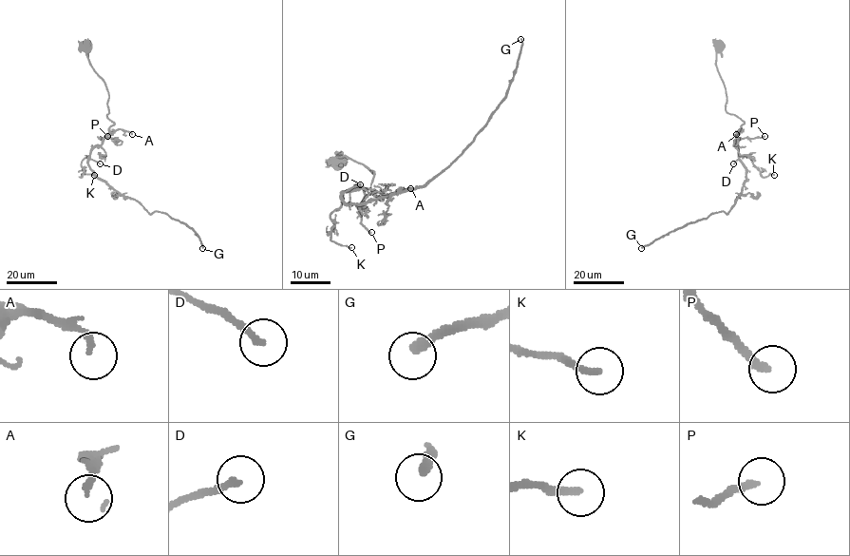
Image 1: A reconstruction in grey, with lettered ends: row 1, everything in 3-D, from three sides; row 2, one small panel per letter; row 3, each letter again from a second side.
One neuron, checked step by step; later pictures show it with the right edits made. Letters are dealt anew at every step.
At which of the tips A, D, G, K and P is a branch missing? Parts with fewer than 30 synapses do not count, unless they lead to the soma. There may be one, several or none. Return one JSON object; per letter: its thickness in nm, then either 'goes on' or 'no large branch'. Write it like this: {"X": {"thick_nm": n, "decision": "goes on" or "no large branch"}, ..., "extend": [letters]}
{"A": {"thick_nm": 200, "decision": "no large branch"}, "D": {"thick_nm": 220, "decision": "no large branch"}, "G": {"thick_nm": 280, "decision": "goes on"}, "K": {"thick_nm": 200, "decision": "no large branch"}, "P": {"thick_nm": 240, "decision": "goes on"}, "extend": ["G", "P"]}

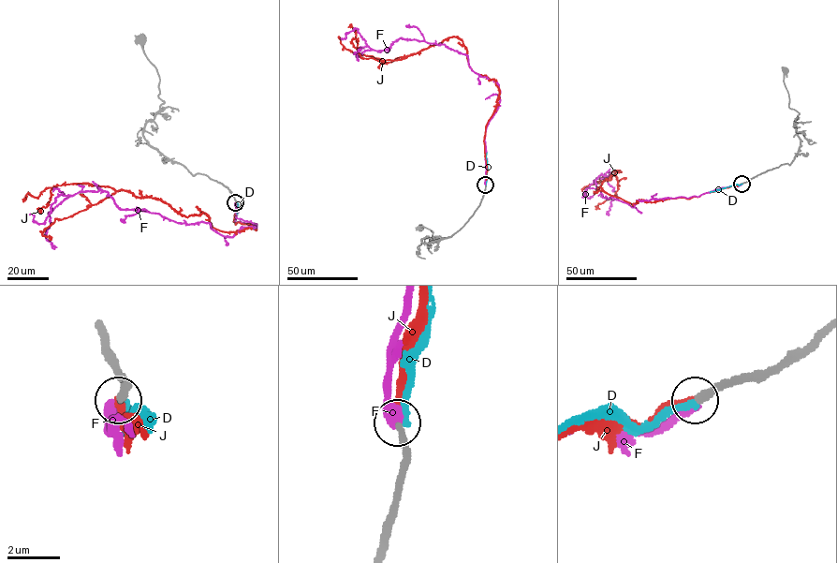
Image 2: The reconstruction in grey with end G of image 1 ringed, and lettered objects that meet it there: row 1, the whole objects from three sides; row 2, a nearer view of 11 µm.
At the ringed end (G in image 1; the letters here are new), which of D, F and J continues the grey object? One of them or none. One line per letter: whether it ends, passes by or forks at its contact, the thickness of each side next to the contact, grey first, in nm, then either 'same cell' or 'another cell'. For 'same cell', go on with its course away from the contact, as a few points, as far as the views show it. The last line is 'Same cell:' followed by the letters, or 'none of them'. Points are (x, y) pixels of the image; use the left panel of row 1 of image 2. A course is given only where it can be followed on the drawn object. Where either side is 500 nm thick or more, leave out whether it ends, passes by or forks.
D: it ends | 280/280 nm | another cell
F: it ends | 280/480 nm | another cell
J: it ends | 280/280 nm | same cell | via (236, 202), (233, 222), (256, 229), (221, 231), (204, 213), (89, 184), (54, 185), (40, 214)
Same cell: J

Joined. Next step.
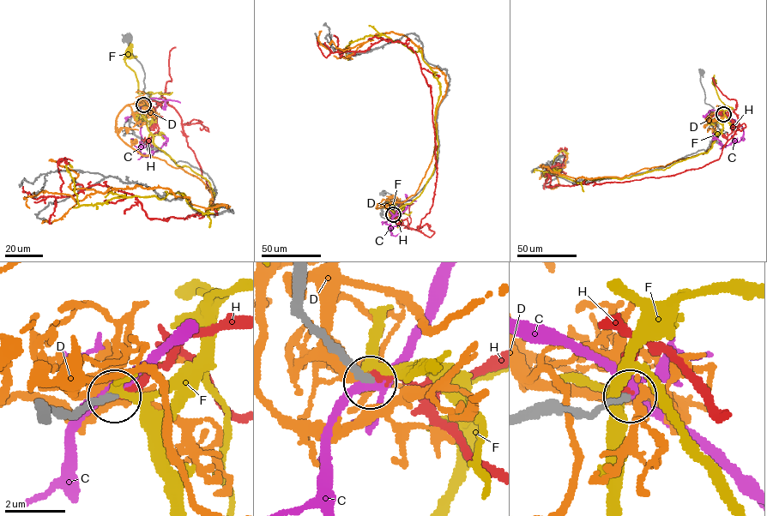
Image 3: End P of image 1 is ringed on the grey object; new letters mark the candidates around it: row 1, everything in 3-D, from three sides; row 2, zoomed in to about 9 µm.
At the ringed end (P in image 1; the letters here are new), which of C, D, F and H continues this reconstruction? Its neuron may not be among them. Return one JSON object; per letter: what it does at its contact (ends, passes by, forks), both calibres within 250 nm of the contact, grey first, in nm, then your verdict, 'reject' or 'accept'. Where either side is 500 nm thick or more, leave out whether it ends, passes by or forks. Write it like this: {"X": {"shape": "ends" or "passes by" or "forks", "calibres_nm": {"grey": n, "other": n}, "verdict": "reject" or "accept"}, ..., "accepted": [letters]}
{"C": {"shape": "forks", "calibres_nm": {"grey": 260, "other": 360}, "verdict": "reject"}, "D": {"shape": "forks", "calibres_nm": {"grey": 300, "other": 300}, "verdict": "reject"}, "F": {"shape": "passes by", "calibres_nm": {"grey": 280, "other": 220}, "verdict": "reject"}, "H": {"shape": "ends", "calibres_nm": {"grey": 240, "other": 240}, "verdict": "reject"}, "accepted": []}

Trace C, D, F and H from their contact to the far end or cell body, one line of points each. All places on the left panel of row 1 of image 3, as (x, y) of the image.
C: (143, 104), (139, 114), (141, 137), (137, 149), (141, 154), (152, 155), (167, 140), (162, 135)
D: (142, 104), (119, 113), (117, 135), (227, 207), (140, 186), (81, 200), (42, 190), (29, 208)
F: (142, 104), (148, 101), (150, 94), (138, 92), (135, 73), (125, 62), (128, 54)
H: (143, 104), (166, 100), (181, 118), (213, 196), (203, 215), (149, 218), (99, 184), (38, 199), (22, 186)

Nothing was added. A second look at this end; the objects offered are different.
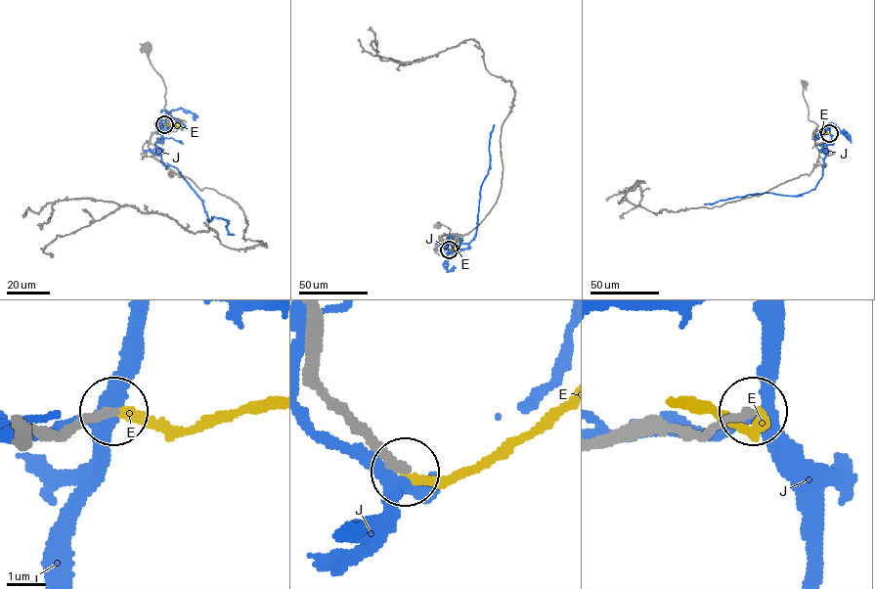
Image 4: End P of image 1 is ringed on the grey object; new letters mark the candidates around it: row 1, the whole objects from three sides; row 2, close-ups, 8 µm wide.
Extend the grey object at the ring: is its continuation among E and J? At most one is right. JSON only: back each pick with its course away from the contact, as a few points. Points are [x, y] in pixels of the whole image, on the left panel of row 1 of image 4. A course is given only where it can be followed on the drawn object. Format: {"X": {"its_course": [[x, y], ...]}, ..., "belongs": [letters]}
{"E": {"its_course": [[164, 123], [180, 121], [182, 125], [178, 126], [182, 129]]}, "belongs": ["E"]}

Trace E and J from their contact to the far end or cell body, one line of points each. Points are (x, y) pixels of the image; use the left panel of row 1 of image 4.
E: (164, 123), (180, 121), (182, 125), (178, 126), (182, 129)
J: (163, 124), (155, 143), (161, 161), (202, 202), (208, 221), (225, 219), (234, 235)

